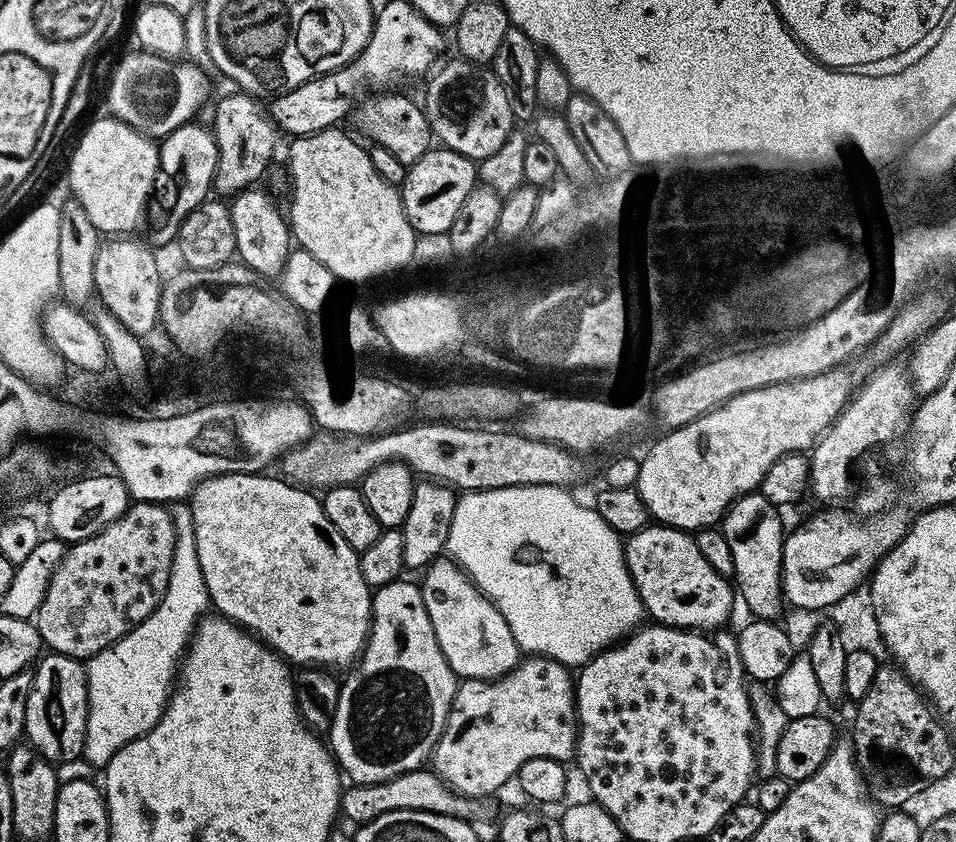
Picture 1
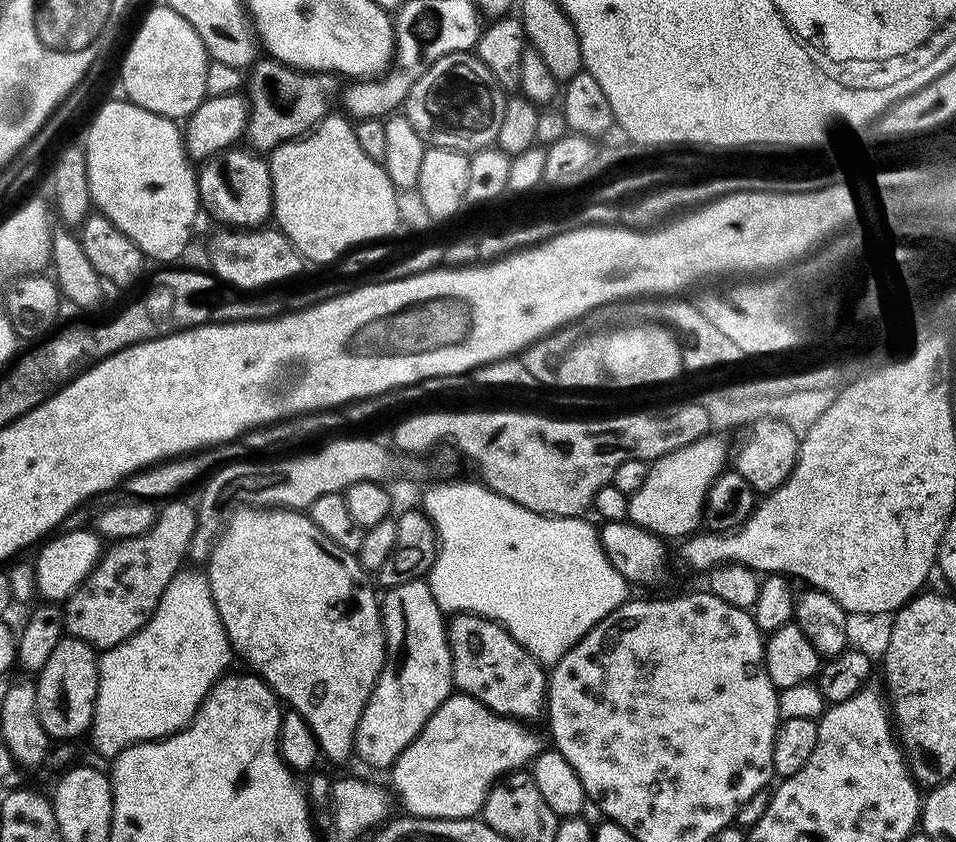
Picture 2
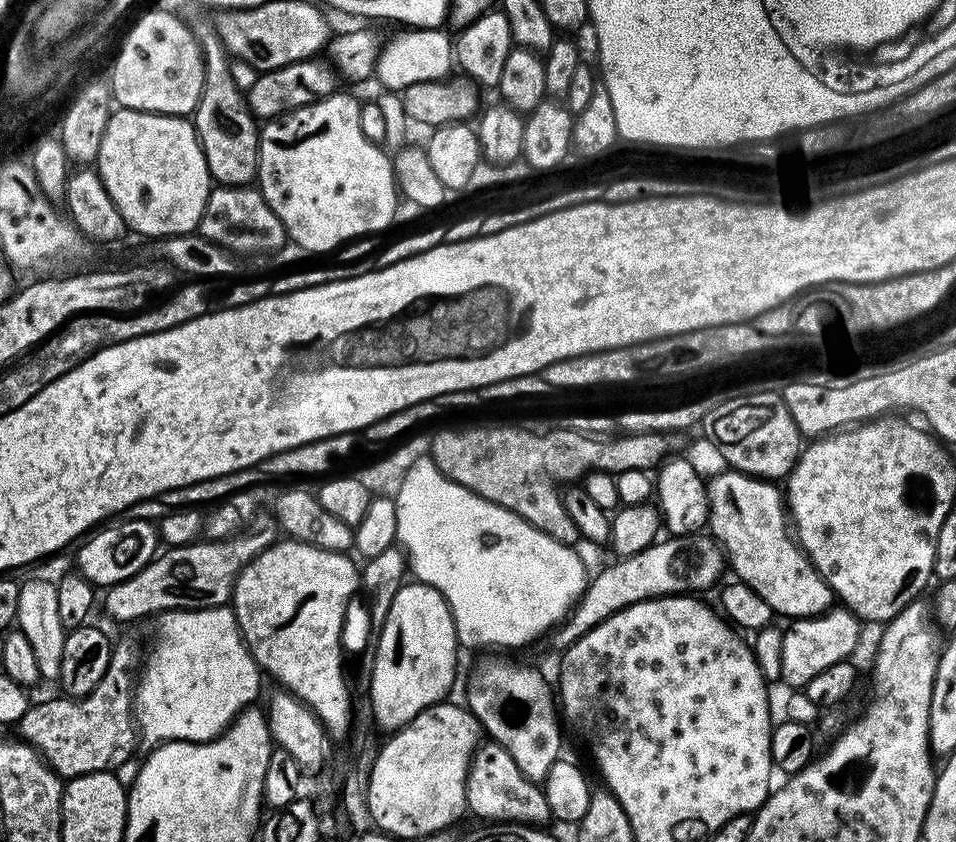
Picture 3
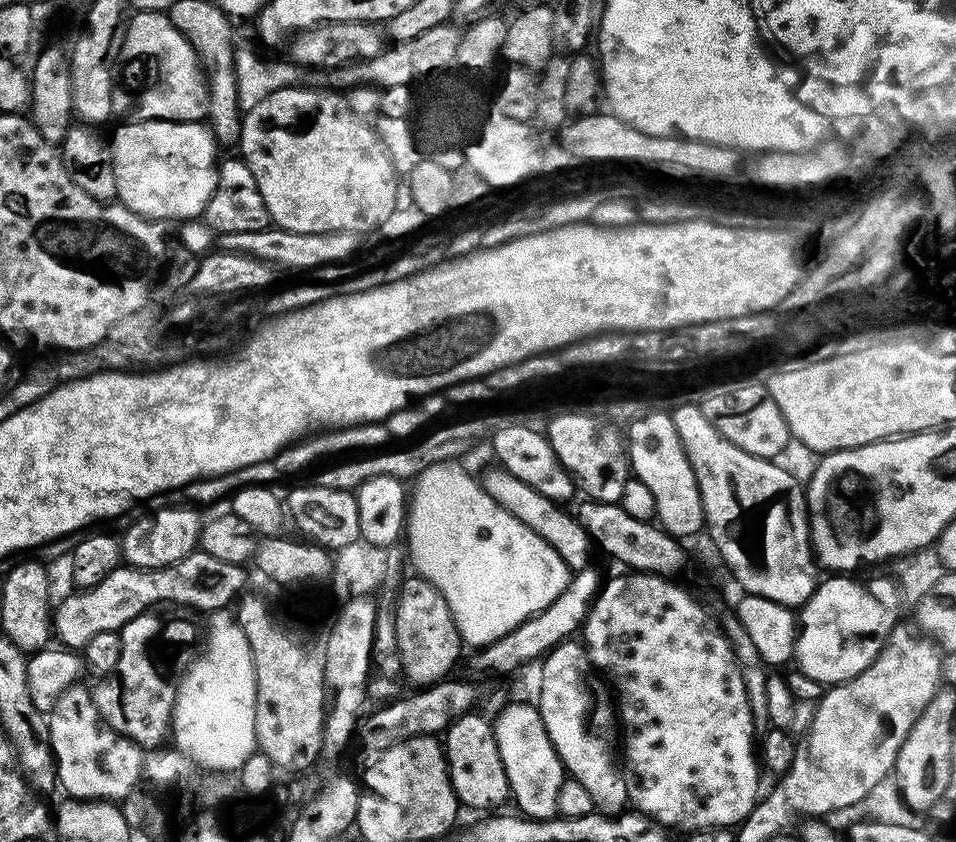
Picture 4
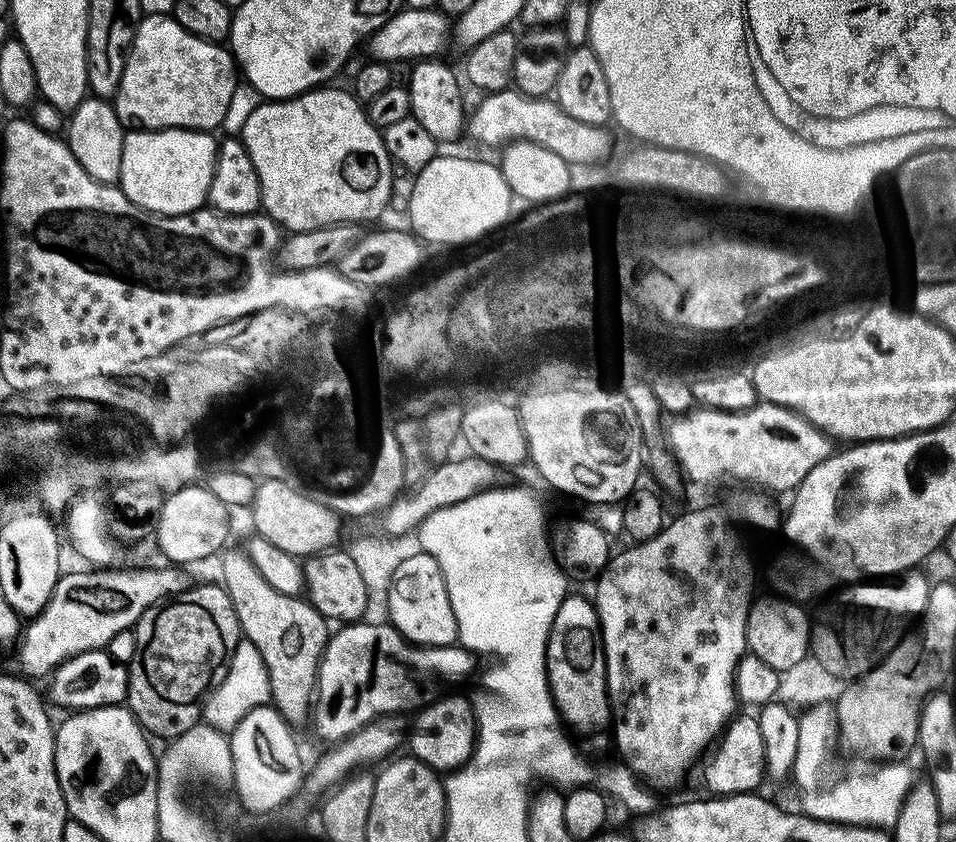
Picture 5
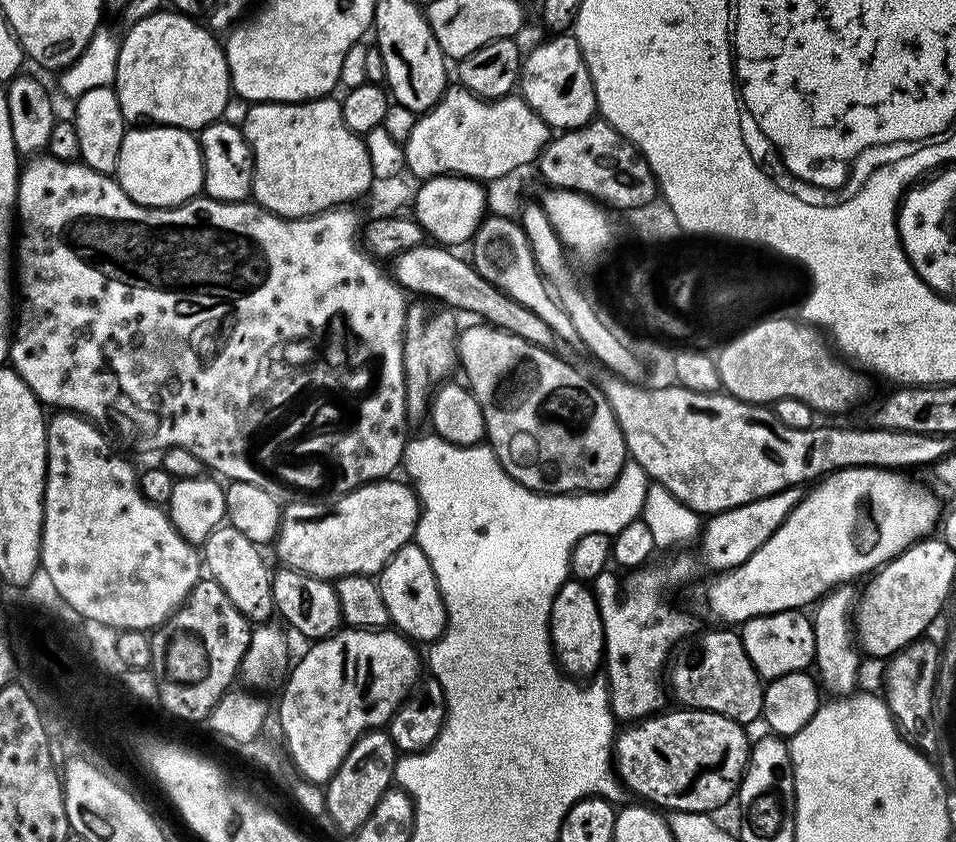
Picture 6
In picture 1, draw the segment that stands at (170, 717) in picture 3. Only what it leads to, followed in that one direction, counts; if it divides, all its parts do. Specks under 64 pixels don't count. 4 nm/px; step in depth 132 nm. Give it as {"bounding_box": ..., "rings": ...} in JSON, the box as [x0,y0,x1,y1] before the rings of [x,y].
{"bounding_box":[83,502,210,768],"rings":[[[180,502],[171,509],[172,521],[176,527],[174,542],[174,562],[170,562],[170,582],[166,586],[166,594],[162,602],[130,634],[123,636],[117,644],[106,646],[98,654],[94,654],[86,662],[88,674],[88,721],[86,722],[86,738],[84,739],[83,759],[98,768],[107,764],[122,746],[145,736],[162,718],[168,707],[168,698],[174,691],[178,680],[178,669],[184,654],[192,642],[192,633],[197,624],[209,611],[210,601],[206,590],[206,578],[202,578],[202,566],[198,566],[198,546],[194,542],[194,522],[192,510],[187,503]]]}

